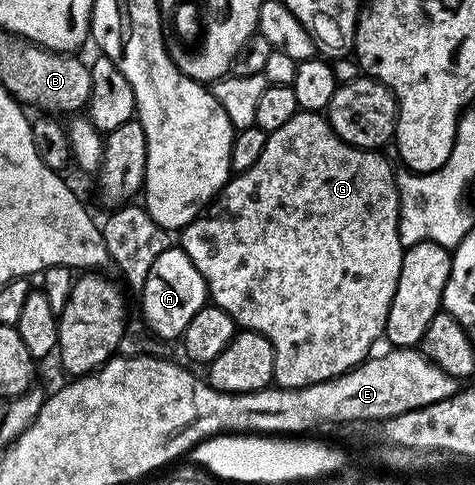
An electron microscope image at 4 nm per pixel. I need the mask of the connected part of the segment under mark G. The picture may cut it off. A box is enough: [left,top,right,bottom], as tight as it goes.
[179,109,403,387]

